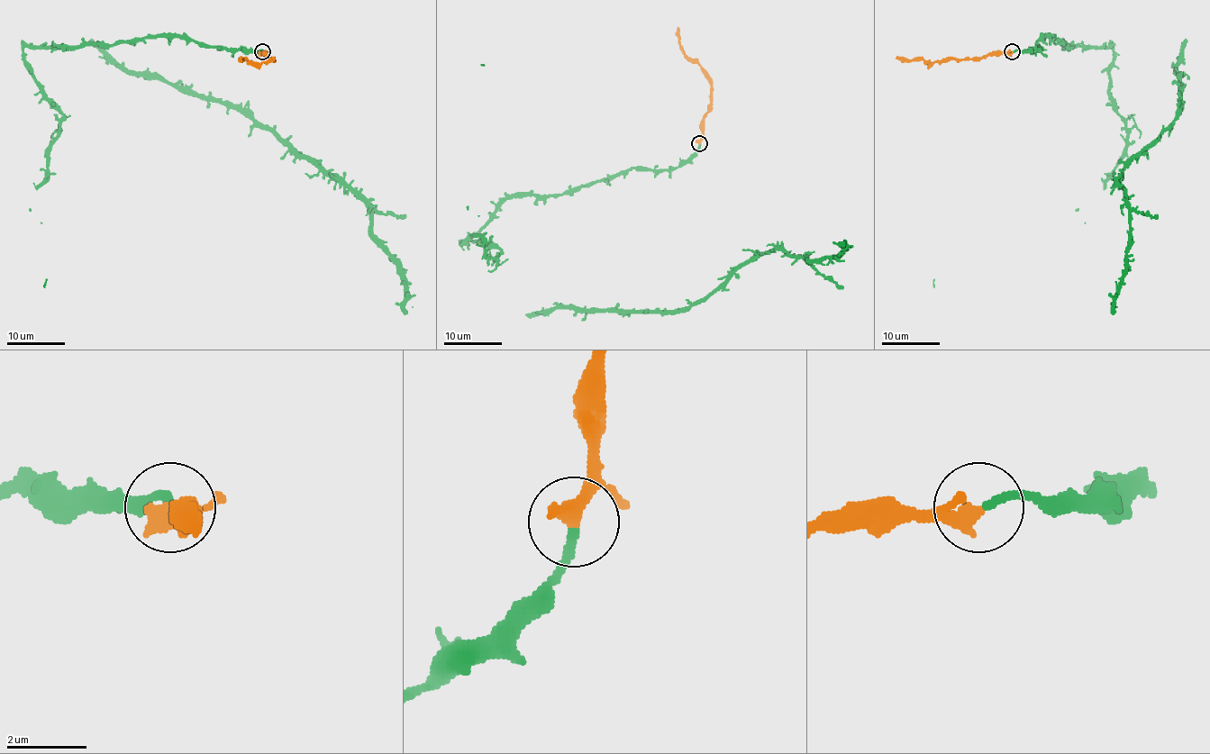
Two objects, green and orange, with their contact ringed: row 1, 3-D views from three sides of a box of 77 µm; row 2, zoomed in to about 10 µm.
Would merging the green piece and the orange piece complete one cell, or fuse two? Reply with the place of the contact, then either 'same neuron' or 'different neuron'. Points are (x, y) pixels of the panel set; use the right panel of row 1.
place (1012, 51); same neuron

